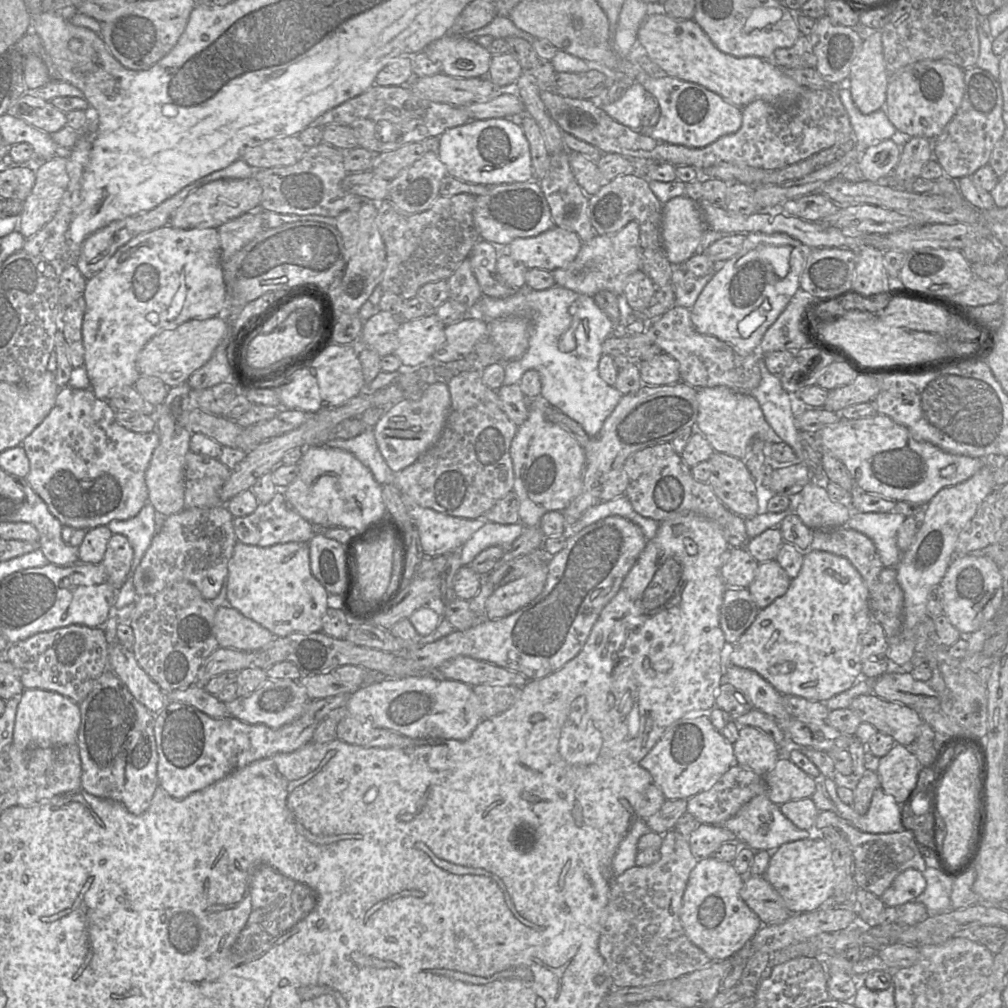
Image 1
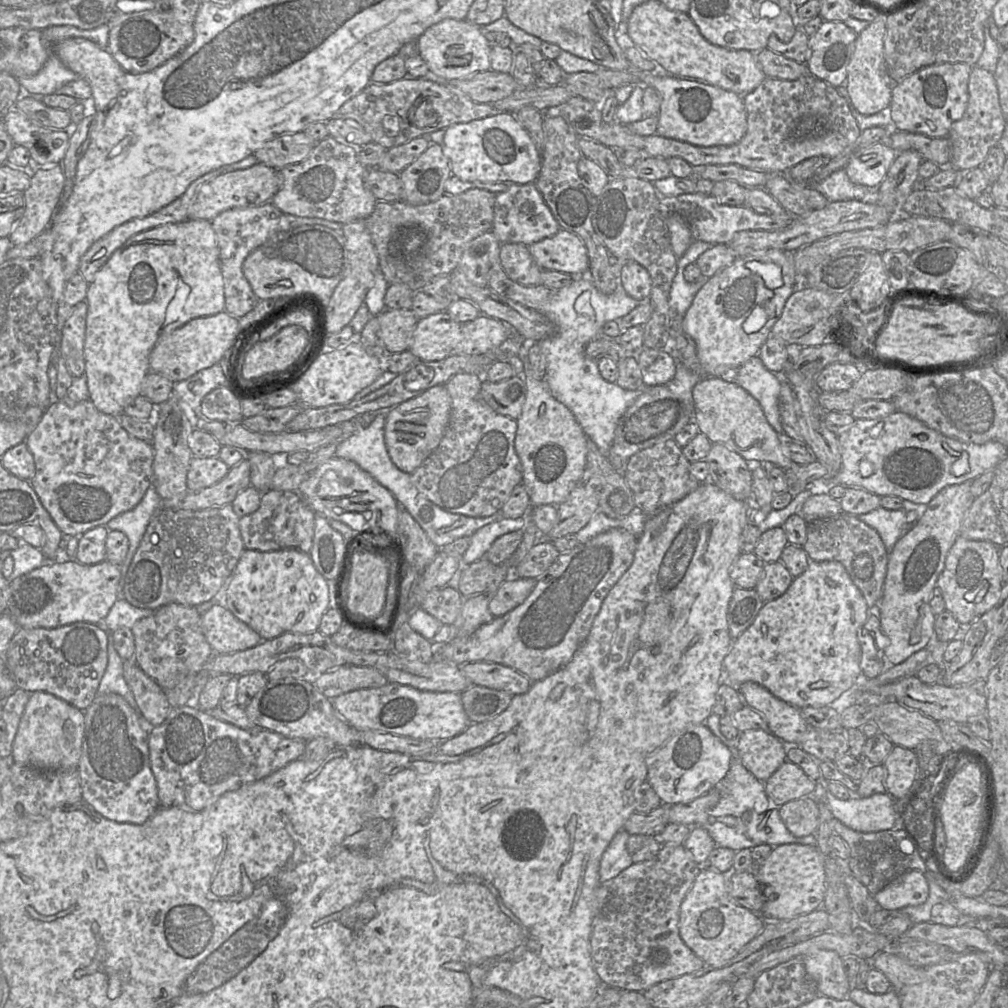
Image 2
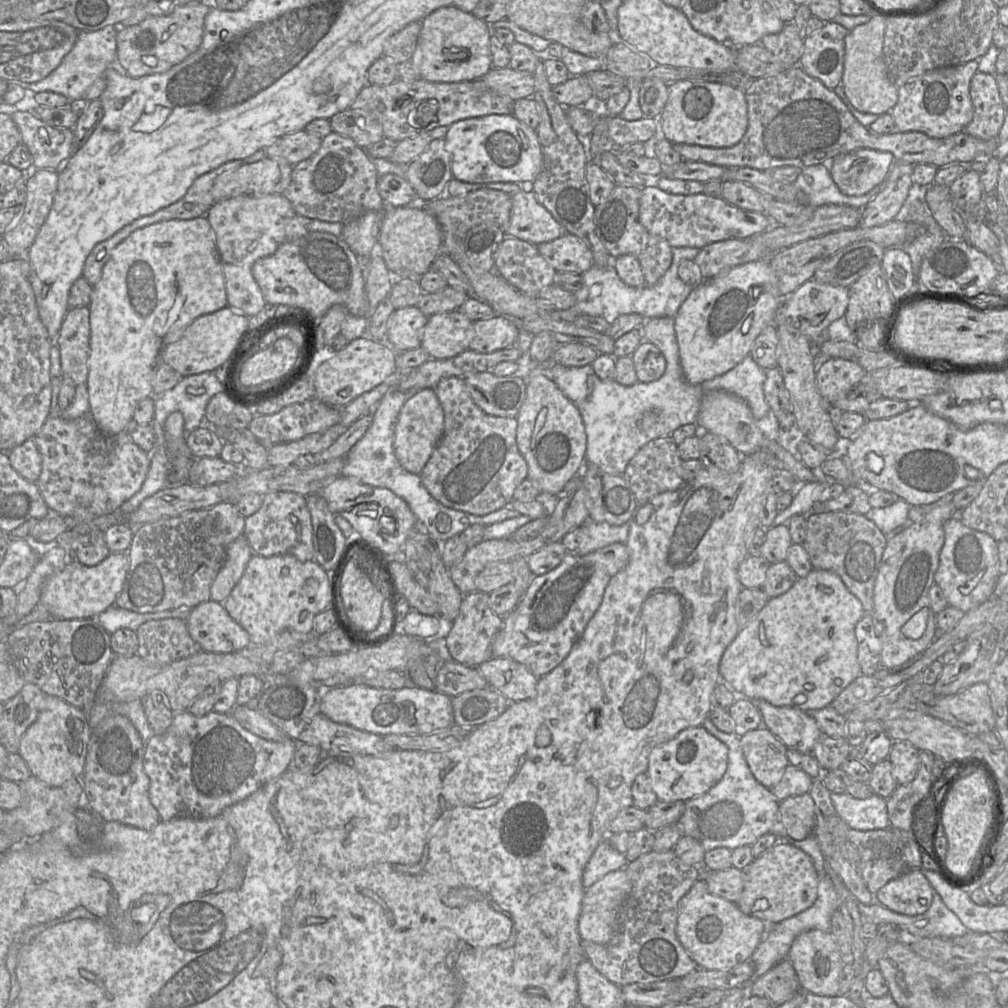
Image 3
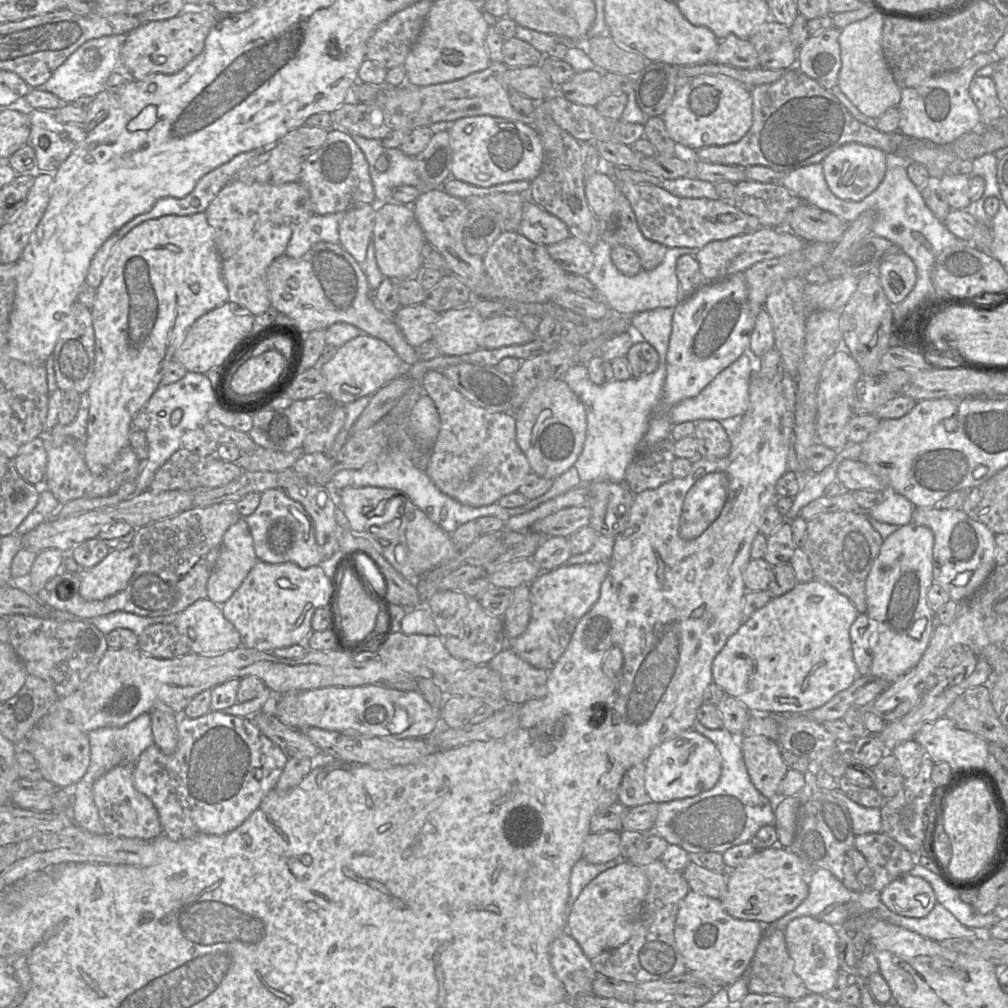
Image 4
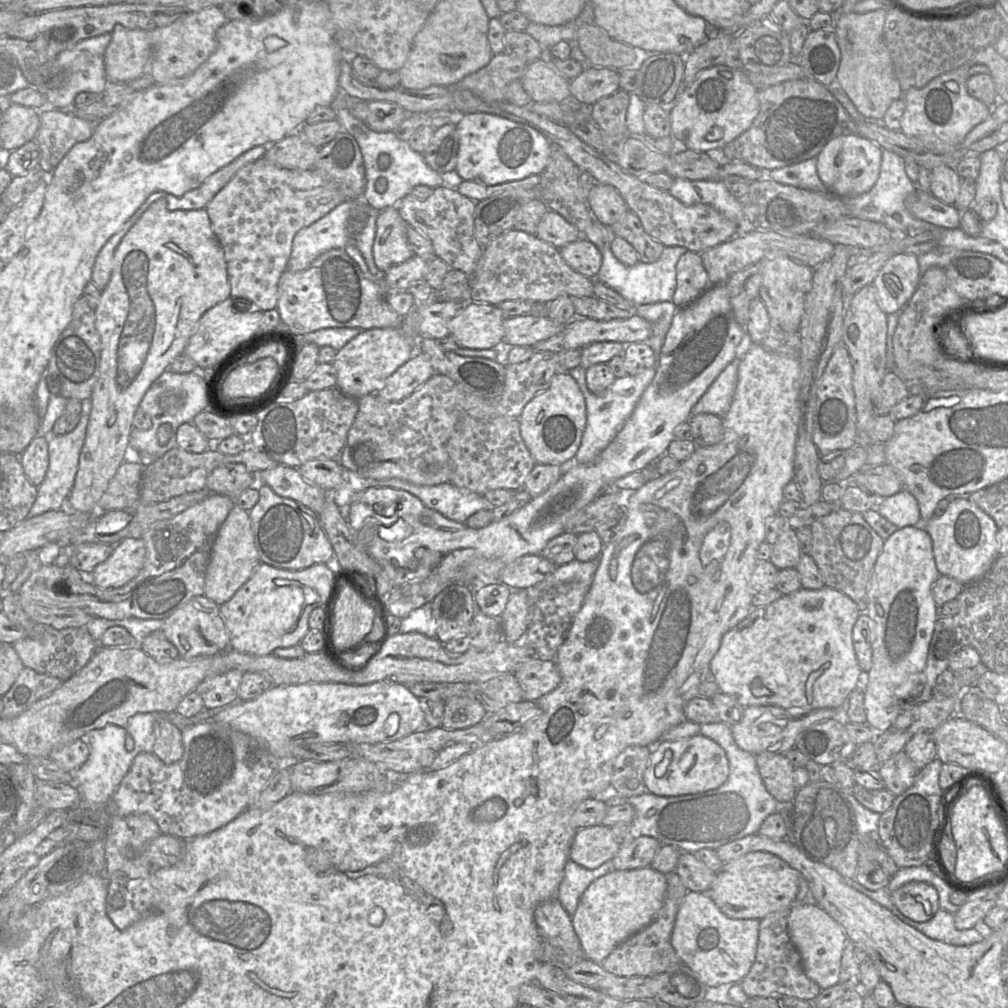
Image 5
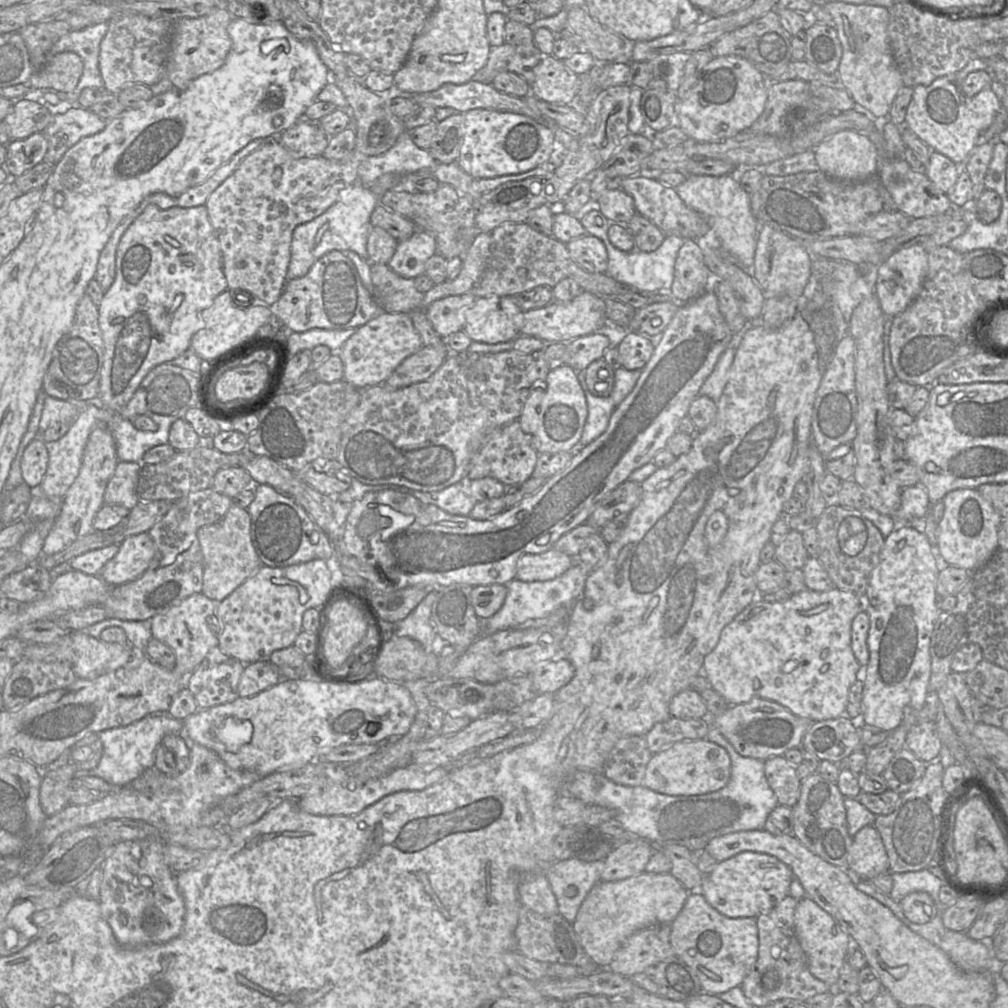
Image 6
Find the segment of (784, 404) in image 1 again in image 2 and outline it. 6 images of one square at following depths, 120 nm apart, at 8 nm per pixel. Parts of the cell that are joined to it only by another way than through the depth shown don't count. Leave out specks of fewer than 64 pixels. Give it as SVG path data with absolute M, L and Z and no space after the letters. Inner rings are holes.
M753 356L736 370L734 382L759 402L774 431L784 432L779 413L782 378L767 370L758 356Z

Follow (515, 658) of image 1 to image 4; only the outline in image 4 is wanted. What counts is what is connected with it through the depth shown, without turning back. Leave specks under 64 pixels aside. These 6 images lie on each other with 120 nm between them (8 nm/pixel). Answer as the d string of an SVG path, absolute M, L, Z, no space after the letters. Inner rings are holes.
M609 562L566 565L541 572L530 584L531 618L526 630L508 641L507 647L537 669L549 671L565 652L581 618L590 611L600 596Z

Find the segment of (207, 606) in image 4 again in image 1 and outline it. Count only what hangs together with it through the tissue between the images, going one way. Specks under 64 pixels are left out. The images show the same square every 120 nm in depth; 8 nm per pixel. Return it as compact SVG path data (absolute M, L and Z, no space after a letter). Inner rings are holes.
M219 607L216 610L214 627L221 648L251 652L278 638L232 607Z

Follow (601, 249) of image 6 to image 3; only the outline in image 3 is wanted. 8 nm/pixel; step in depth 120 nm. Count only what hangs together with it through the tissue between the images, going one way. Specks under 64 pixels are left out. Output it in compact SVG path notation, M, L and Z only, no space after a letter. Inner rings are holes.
M573 234L537 245L540 254L557 271L582 275L593 265L593 255L585 243Z

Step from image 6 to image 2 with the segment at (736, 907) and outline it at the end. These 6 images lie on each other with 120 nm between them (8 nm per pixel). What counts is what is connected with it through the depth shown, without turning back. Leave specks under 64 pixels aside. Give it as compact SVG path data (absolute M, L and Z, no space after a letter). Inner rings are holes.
M783 844L773 847L762 865L753 871L764 895L760 915L766 920L787 920L823 909L826 892L825 858L817 846Z

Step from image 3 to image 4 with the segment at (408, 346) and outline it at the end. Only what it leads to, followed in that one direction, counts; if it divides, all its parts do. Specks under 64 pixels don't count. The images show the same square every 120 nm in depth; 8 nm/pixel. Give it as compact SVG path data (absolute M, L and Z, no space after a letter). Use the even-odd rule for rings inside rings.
M425 304L400 306L394 321L412 347L419 347L433 339L433 326L441 313Z

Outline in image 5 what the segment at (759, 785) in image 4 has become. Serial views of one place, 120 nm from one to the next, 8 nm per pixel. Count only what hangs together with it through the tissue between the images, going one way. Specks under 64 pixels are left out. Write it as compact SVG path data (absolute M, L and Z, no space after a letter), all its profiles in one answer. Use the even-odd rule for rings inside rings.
M762 753L755 756L767 791L778 803L792 803L798 790L794 780L795 767L784 754Z

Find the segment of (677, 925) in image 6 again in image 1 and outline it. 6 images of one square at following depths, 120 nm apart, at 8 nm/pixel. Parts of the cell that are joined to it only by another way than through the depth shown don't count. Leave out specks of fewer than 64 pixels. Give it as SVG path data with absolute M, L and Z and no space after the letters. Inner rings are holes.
M708 857L699 859L690 872L682 898L680 921L689 940L703 950L712 961L732 957L740 950L763 925L759 917L749 908L740 896L744 876L740 875L732 863Z

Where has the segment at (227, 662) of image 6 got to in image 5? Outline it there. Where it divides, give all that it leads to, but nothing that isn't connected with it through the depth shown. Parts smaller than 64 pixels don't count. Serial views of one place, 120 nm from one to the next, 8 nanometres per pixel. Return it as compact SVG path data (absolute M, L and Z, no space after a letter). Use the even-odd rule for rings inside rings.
M233 669L202 681L196 687L196 692L202 697L204 707L212 709L229 706L239 701L238 689L243 673L240 670Z

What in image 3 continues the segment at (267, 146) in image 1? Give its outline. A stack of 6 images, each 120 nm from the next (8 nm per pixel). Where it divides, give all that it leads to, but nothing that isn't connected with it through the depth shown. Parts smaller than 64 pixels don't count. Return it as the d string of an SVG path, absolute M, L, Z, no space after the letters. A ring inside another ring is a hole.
M301 130L279 138L265 152L269 158L283 159L294 166L312 157L319 150L322 139Z

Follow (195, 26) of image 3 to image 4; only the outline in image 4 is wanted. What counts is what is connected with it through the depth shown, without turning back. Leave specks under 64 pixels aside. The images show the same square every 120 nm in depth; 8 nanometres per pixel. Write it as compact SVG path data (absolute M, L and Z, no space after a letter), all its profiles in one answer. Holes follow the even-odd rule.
M210 5L188 10L171 19L140 25L125 35L120 65L134 80L144 80L153 74L175 74L203 51L206 37L219 18L218 11Z

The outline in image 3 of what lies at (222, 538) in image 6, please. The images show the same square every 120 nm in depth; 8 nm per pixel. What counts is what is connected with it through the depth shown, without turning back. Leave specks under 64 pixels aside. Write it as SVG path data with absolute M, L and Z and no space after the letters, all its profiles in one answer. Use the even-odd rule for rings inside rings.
M244 534L228 546L225 562L211 585L210 600L224 602L242 577L253 554Z

